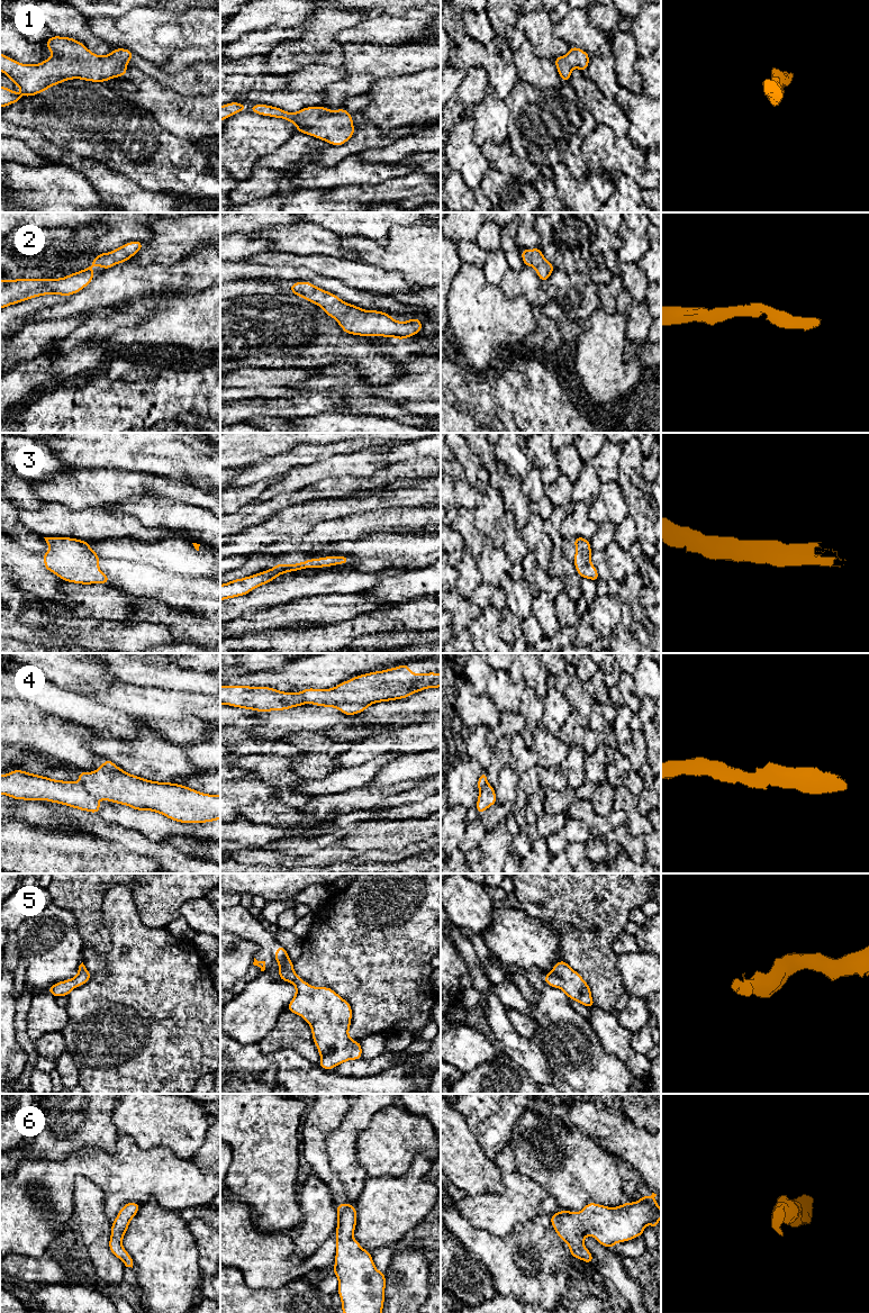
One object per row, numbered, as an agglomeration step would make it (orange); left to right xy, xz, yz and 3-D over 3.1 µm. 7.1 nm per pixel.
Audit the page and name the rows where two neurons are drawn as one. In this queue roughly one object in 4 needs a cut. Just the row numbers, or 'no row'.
4

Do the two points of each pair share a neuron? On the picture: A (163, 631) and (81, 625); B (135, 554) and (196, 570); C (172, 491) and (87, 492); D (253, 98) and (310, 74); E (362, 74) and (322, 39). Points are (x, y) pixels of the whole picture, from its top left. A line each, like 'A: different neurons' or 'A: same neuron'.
A: same neuron
B: same neuron
C: same neuron
D: same neuron
E: different neurons

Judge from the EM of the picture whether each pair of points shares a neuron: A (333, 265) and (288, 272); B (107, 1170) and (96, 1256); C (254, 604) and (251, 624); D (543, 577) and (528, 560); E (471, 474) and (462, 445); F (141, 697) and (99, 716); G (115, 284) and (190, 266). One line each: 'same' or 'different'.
A: different
B: different
C: different
D: same
E: same
F: different
G: same

